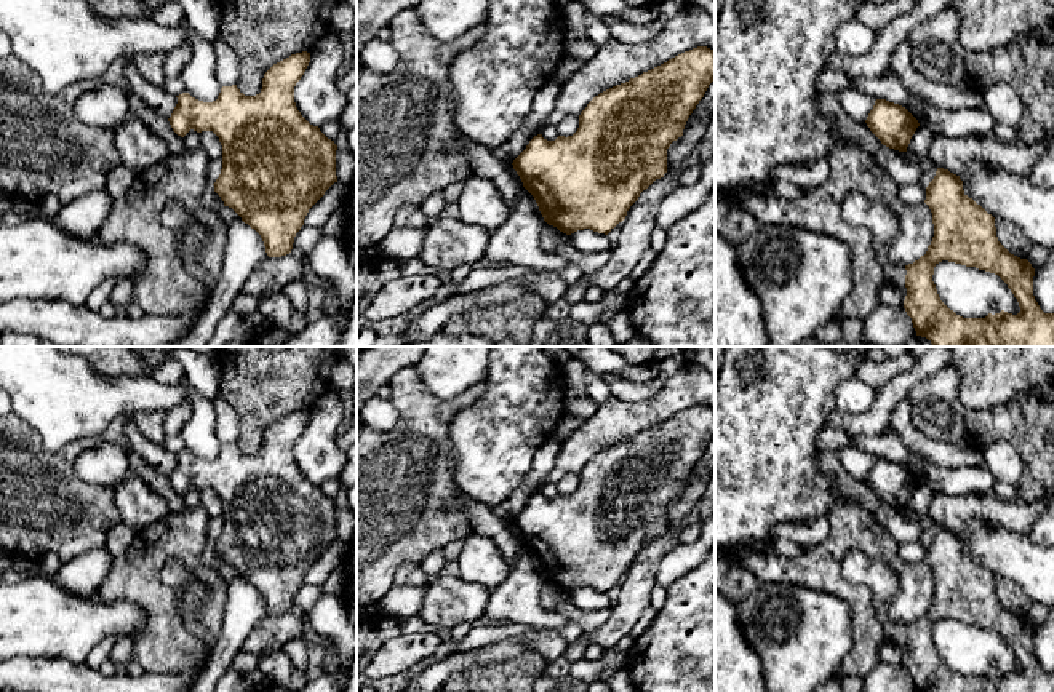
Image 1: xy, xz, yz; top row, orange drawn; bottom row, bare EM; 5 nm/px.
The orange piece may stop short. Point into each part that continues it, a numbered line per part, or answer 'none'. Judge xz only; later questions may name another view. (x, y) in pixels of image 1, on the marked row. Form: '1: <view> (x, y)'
none

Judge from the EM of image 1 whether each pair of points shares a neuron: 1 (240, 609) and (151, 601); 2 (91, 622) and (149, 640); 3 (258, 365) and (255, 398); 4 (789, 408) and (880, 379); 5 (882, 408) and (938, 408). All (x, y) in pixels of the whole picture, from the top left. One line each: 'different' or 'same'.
1: different
2: different
3: same
4: different
5: different

